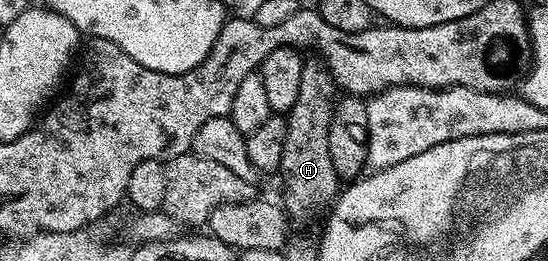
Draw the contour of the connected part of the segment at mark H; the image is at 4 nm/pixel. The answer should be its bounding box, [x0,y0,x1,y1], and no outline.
[278,61,340,219]

